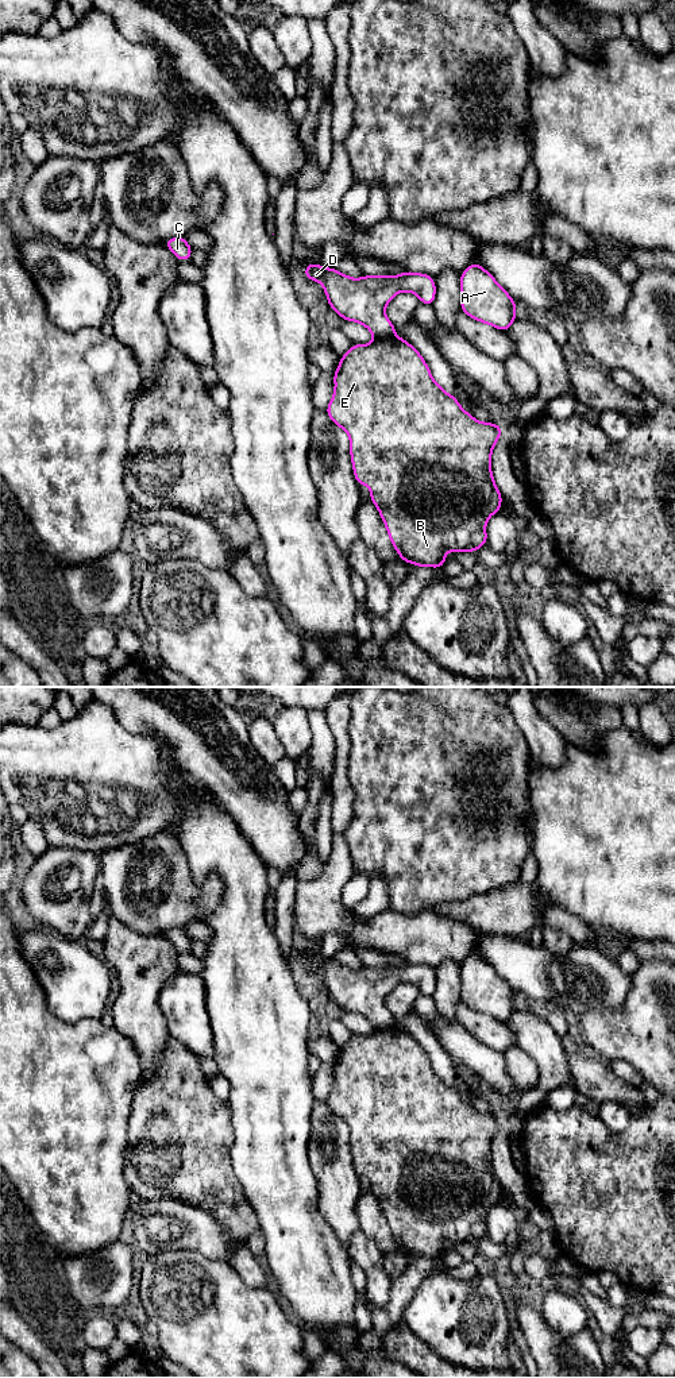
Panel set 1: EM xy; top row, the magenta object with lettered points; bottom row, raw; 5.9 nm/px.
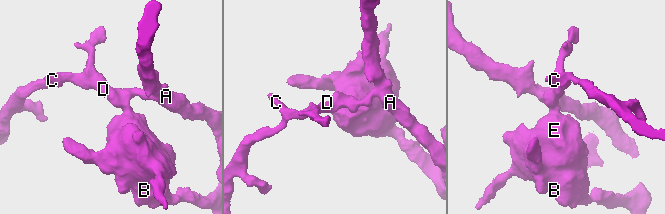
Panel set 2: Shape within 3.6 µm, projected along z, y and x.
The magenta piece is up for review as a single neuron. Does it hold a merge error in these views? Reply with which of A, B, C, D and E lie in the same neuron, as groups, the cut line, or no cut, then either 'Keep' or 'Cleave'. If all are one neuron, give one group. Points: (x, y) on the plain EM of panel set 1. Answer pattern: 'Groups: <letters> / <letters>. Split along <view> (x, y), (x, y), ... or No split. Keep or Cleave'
Groups: A C D / B E. Split along xy (393, 1025), (374, 1030). Cleave

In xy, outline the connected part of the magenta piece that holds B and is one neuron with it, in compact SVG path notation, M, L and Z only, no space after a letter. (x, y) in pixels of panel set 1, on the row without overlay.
M397 1026L374 1030L369 1035L352 1035L340 1049L333 1064L333 1086L325 1100L331 1112L340 1118L350 1127L350 1146L354 1167L358 1176L364 1176L371 1182L370 1192L378 1200L382 1213L386 1217L393 1239L404 1254L413 1254L416 1258L441 1259L447 1252L446 1243L475 1243L487 1235L487 1211L501 1201L502 1186L491 1163L491 1143L501 1128L502 1119L498 1115L482 1113L466 1103L455 1086L448 1085L432 1068L431 1061L420 1043L405 1030Z

